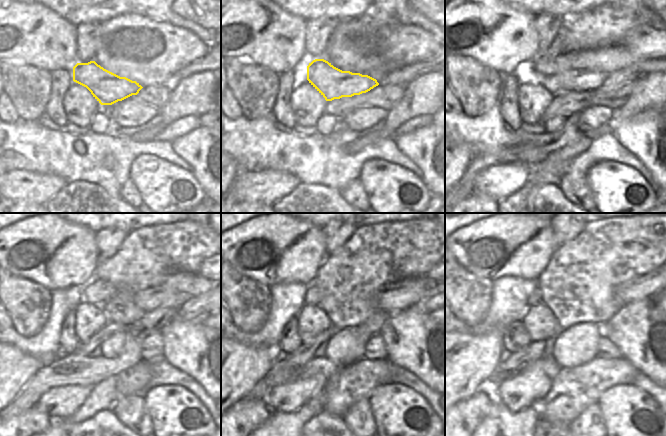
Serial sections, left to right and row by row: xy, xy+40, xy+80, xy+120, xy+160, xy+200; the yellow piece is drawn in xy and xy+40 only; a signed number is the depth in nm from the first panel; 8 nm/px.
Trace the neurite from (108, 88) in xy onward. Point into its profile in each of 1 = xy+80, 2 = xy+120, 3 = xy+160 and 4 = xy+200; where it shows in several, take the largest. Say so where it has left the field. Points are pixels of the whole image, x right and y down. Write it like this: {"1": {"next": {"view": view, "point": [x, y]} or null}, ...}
{"1": {"next": {"view": "xy+80", "point": [579, 71]}}, "2": {"next": {"view": "xy+120", "point": [175, 289]}}, "3": {"next": {"view": "xy+160", "point": [402, 294]}}, "4": {"next": {"view": "xy+200", "point": [648, 286]}}}

